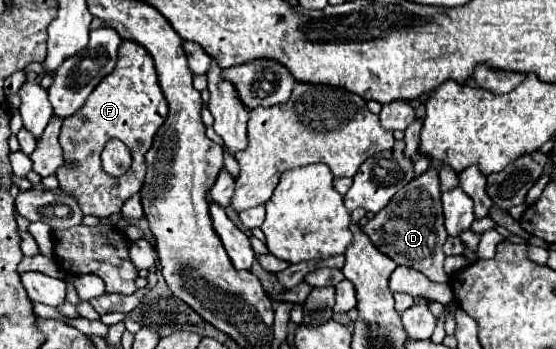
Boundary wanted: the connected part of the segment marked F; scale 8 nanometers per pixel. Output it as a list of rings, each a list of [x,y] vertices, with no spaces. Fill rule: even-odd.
[[[121,41],[115,69],[95,87],[85,105],[61,125],[59,143],[63,147],[65,163],[55,173],[61,191],[77,197],[85,215],[95,215],[103,221],[113,213],[119,213],[123,203],[143,185],[147,169],[145,153],[151,149],[153,135],[163,125],[167,111],[169,107],[159,87],[151,55],[135,41]],[[109,139],[121,139],[133,157],[131,167],[121,177],[111,177],[101,167],[101,151]],[[73,163],[77,167],[71,167]]]

